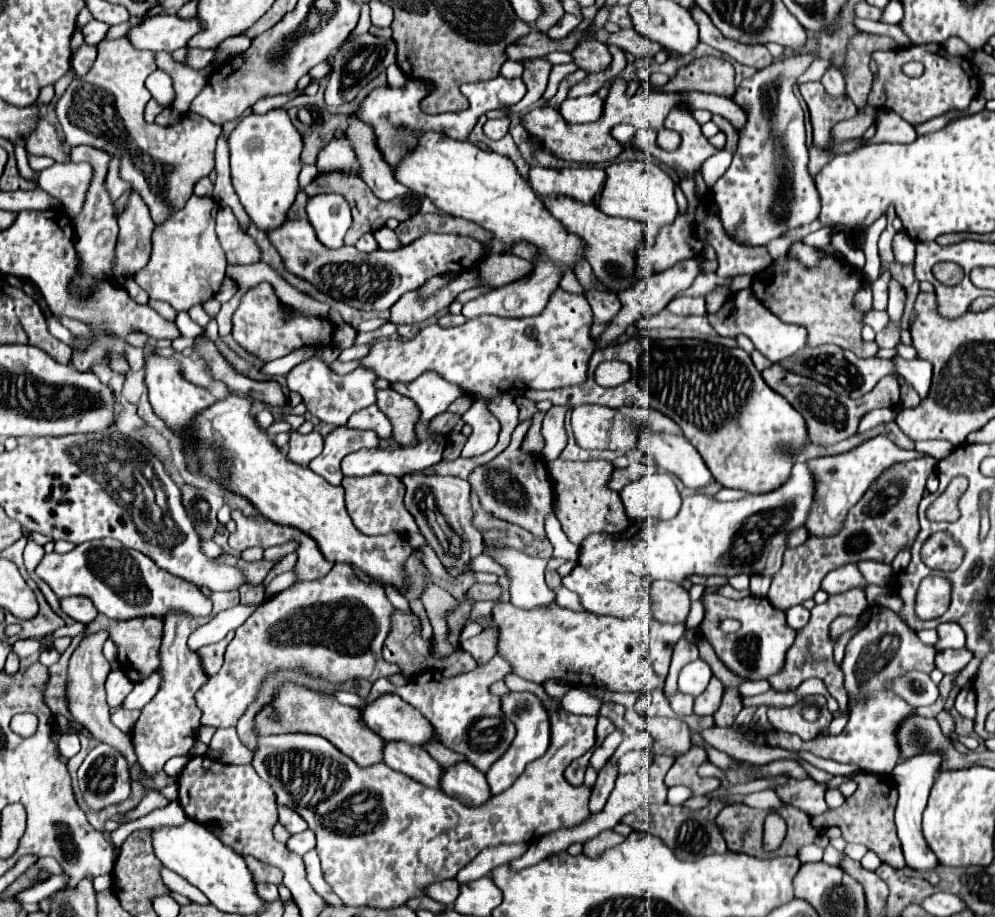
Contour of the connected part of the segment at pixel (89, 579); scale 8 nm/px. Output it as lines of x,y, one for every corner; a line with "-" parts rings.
115,539
81,543
65,555
47,553
35,567
35,573
53,589
59,599
71,595
89,597
99,613
117,621
135,617
165,619
171,611
185,613
189,617
209,617
213,609
211,599
207,599
199,587
191,585
191,581
171,577
171,573
159,569
147,555
135,549
127,549

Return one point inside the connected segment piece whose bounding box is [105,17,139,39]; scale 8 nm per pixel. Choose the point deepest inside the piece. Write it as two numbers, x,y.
117,30

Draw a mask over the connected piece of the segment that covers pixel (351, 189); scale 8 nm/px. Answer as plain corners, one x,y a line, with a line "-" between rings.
327,173
327,175
319,175
315,177
307,187
305,187
305,193
311,195
311,193
339,193
347,199
347,203
351,205
351,211
353,211
353,225
351,229
347,231
347,245
353,245
361,235
365,233
375,233
377,229
381,229
385,225
387,219
395,217
399,221
405,221
409,219
407,217
407,211
399,205
399,201
391,201
391,203
385,203
385,201
379,201
371,189
367,189
367,183
359,177
349,177
349,175
343,175
343,173

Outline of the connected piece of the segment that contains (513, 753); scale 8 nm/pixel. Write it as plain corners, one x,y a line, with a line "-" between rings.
511,691
507,695
501,695
501,705
503,705
505,717
511,717
513,725
517,727
517,735
515,735
515,741
511,743
511,747
507,749
507,753
499,761
495,761
495,765
491,765
491,769
487,771
487,781
489,781
493,795
511,787
513,781
525,771
525,767
531,761
545,755
545,751
549,747
549,717
547,717
547,709
545,709
543,701
539,701
539,697
535,697
533,693

